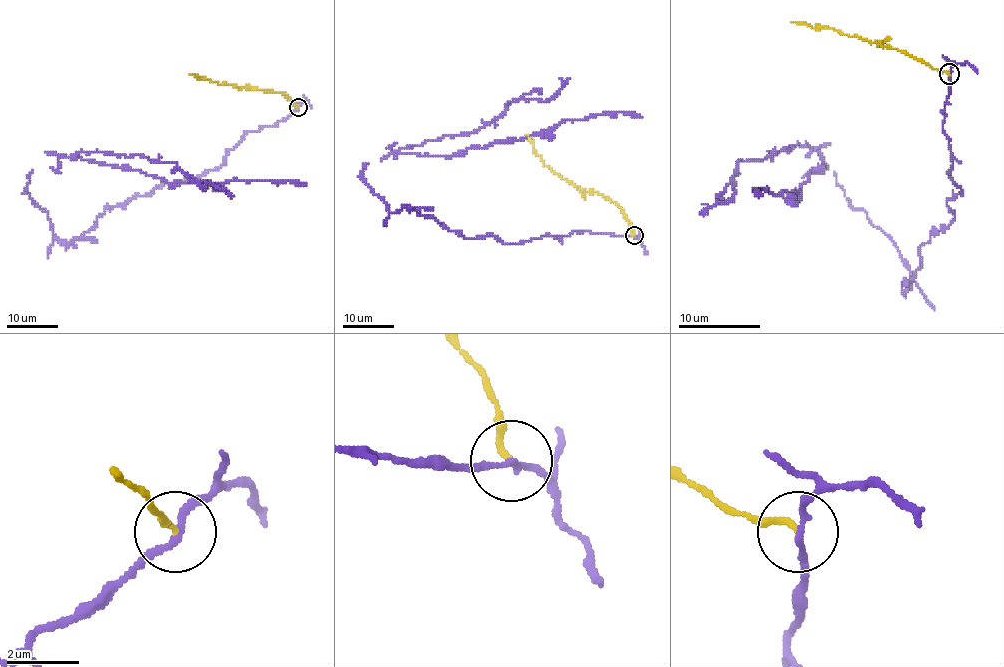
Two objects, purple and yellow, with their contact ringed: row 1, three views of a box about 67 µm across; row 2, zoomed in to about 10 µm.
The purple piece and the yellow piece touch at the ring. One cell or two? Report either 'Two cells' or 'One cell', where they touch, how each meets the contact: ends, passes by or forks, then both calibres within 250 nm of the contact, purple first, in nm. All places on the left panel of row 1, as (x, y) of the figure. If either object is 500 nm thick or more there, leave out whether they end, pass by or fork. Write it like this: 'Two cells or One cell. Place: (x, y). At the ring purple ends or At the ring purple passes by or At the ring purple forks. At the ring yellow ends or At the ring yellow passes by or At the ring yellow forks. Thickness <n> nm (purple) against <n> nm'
Two cells. Place: (298, 107). At the ring purple passes by. At the ring yellow ends. Thickness 180 nm (purple) against 160 nm

